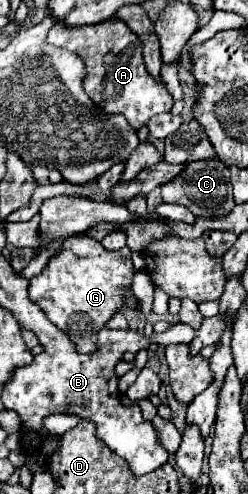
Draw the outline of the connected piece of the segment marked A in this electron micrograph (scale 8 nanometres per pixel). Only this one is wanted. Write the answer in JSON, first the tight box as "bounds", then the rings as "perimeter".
{"bounds":[48,20,172,130],"perimeter":[[[104,20],[104,24],[88,24],[80,28],[54,24],[48,32],[48,42],[76,52],[86,62],[88,74],[84,78],[84,90],[88,96],[106,112],[124,114],[134,130],[146,124],[154,114],[172,110],[172,94],[162,80],[148,74],[142,58],[142,42],[122,20]]]}

